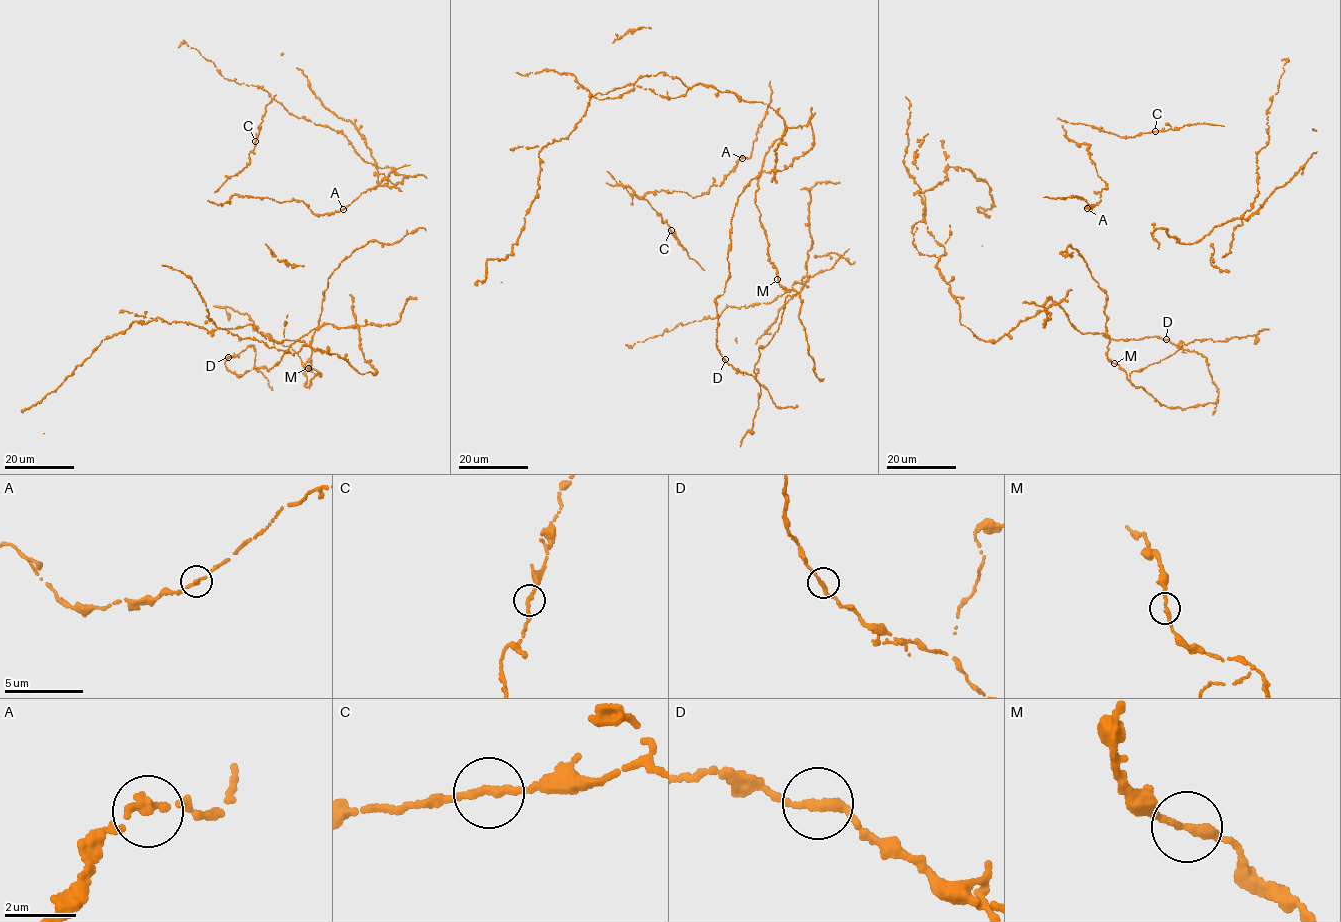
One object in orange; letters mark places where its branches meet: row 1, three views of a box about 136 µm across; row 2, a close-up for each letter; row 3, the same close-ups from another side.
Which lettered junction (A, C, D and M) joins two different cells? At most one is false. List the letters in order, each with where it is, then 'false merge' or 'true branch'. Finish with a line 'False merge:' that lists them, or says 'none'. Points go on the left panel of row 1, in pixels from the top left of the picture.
A: at (343, 209); true branch
C: at (255, 141); true branch
D: at (228, 357); true branch
M: at (308, 368); true branch
False merge: none

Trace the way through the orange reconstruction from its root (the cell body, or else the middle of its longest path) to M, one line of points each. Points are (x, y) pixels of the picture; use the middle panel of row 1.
M: (778, 329), (785, 297), (797, 292), (784, 289), (777, 279)

